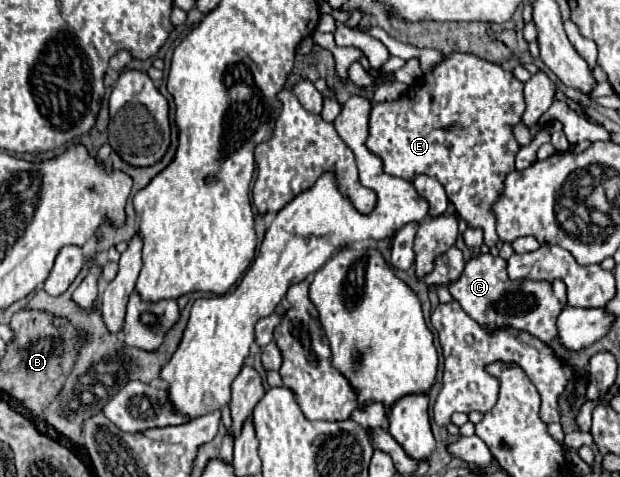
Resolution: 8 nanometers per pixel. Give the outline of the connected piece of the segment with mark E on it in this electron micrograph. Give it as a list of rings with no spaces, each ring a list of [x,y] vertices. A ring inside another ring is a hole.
[[[452,53],[448,55],[446,61],[442,61],[434,71],[426,73],[418,83],[414,83],[412,87],[408,87],[406,95],[402,95],[400,99],[392,101],[392,103],[376,103],[374,109],[372,109],[372,115],[370,115],[370,131],[368,131],[368,139],[366,139],[366,147],[382,161],[384,165],[384,171],[388,175],[396,175],[396,177],[402,177],[402,179],[408,179],[412,181],[414,175],[428,175],[428,177],[434,177],[442,183],[448,199],[452,199],[452,205],[454,209],[458,211],[458,215],[462,215],[462,219],[470,225],[470,227],[480,227],[484,231],[484,243],[488,247],[494,247],[496,241],[498,241],[498,233],[496,233],[496,223],[494,223],[494,215],[490,215],[490,203],[494,203],[494,199],[498,199],[498,191],[502,191],[502,179],[514,171],[514,157],[516,153],[520,151],[520,145],[516,143],[514,135],[512,135],[512,125],[514,123],[520,123],[520,117],[522,117],[522,111],[524,111],[526,103],[524,103],[524,95],[522,95],[522,83],[508,71],[504,71],[500,65],[494,65],[494,63],[488,63],[476,55],[468,55],[468,53]]]

